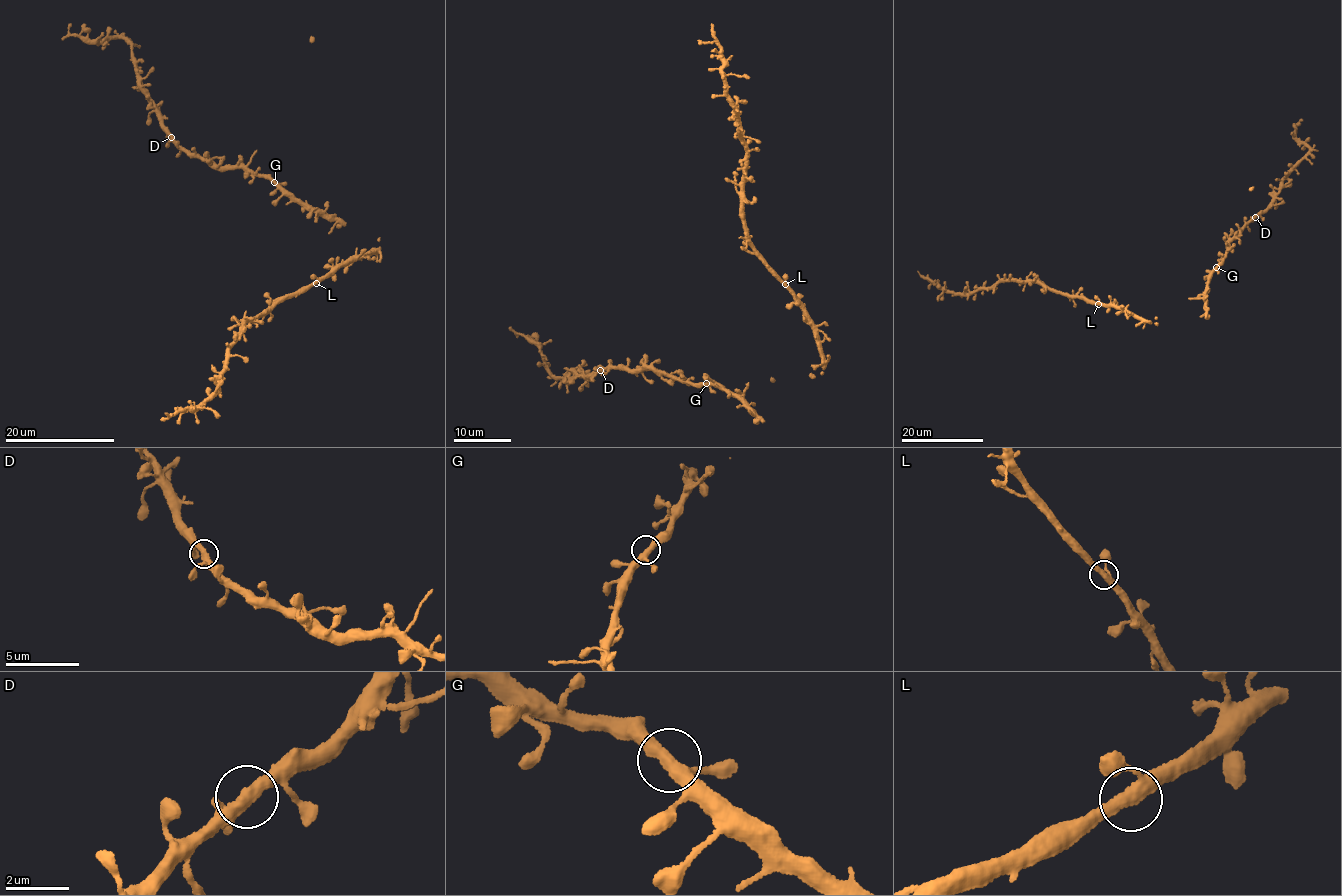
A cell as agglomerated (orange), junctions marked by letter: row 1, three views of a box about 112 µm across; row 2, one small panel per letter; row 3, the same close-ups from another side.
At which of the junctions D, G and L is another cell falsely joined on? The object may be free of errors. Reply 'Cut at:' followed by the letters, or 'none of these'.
Cut at: none of these

